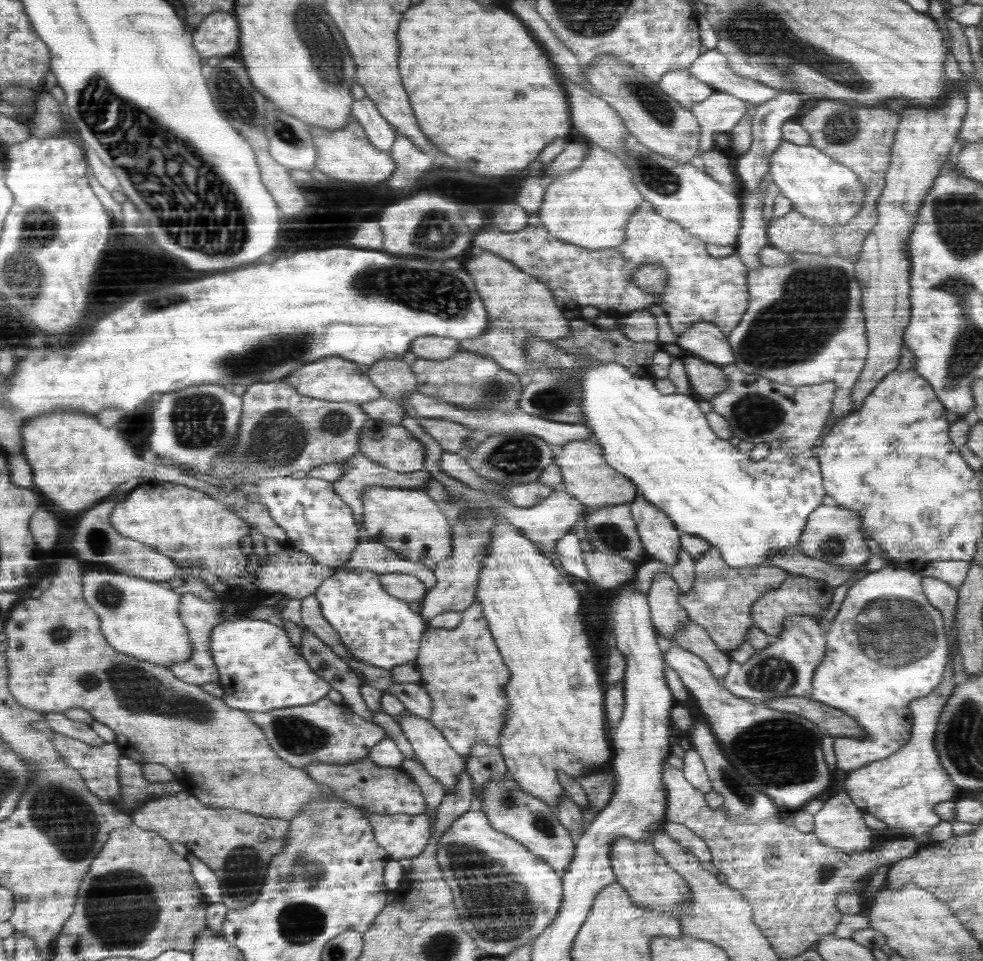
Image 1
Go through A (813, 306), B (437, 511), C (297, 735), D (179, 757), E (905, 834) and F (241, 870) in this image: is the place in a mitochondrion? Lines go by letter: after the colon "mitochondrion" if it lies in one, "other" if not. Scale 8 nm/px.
A: mitochondrion
B: other
C: mitochondrion
D: other
E: other
F: mitochondrion

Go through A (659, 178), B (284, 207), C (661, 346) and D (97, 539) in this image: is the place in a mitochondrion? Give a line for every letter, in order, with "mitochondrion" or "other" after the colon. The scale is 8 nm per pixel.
A: mitochondrion
B: other
C: other
D: other

